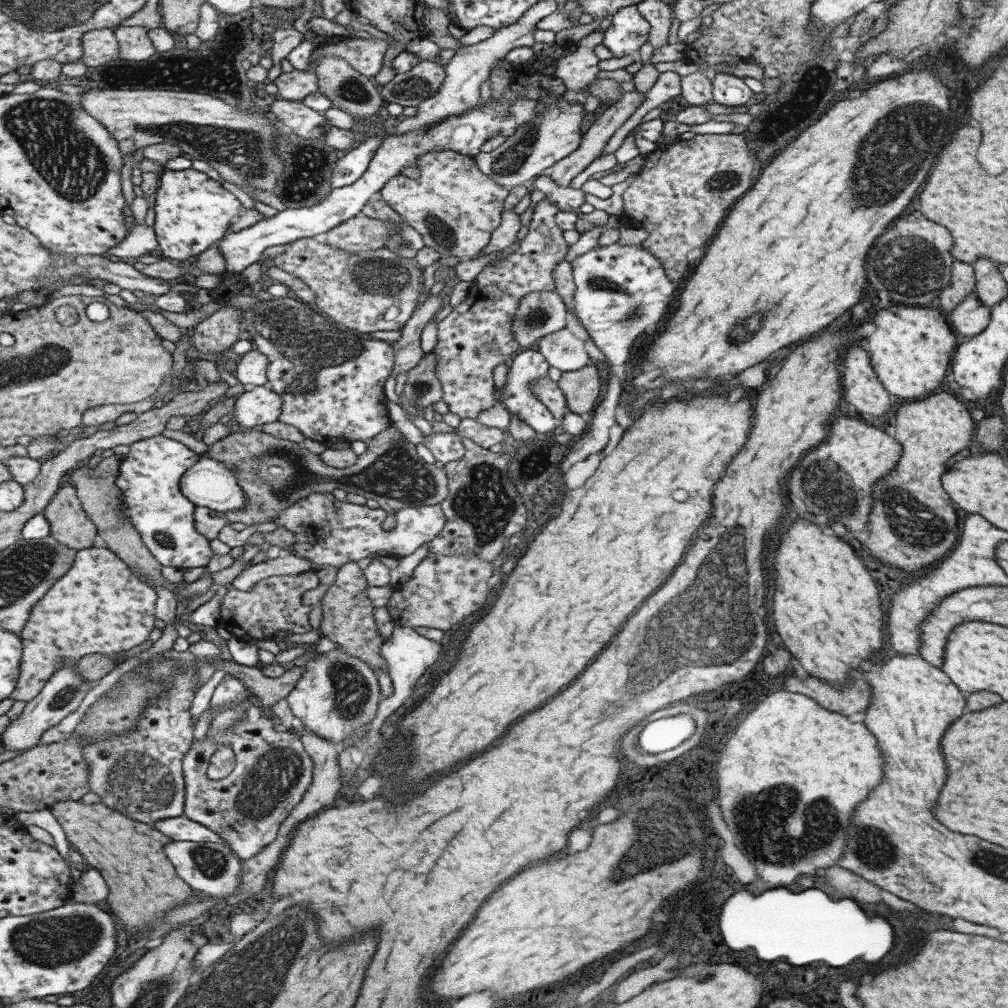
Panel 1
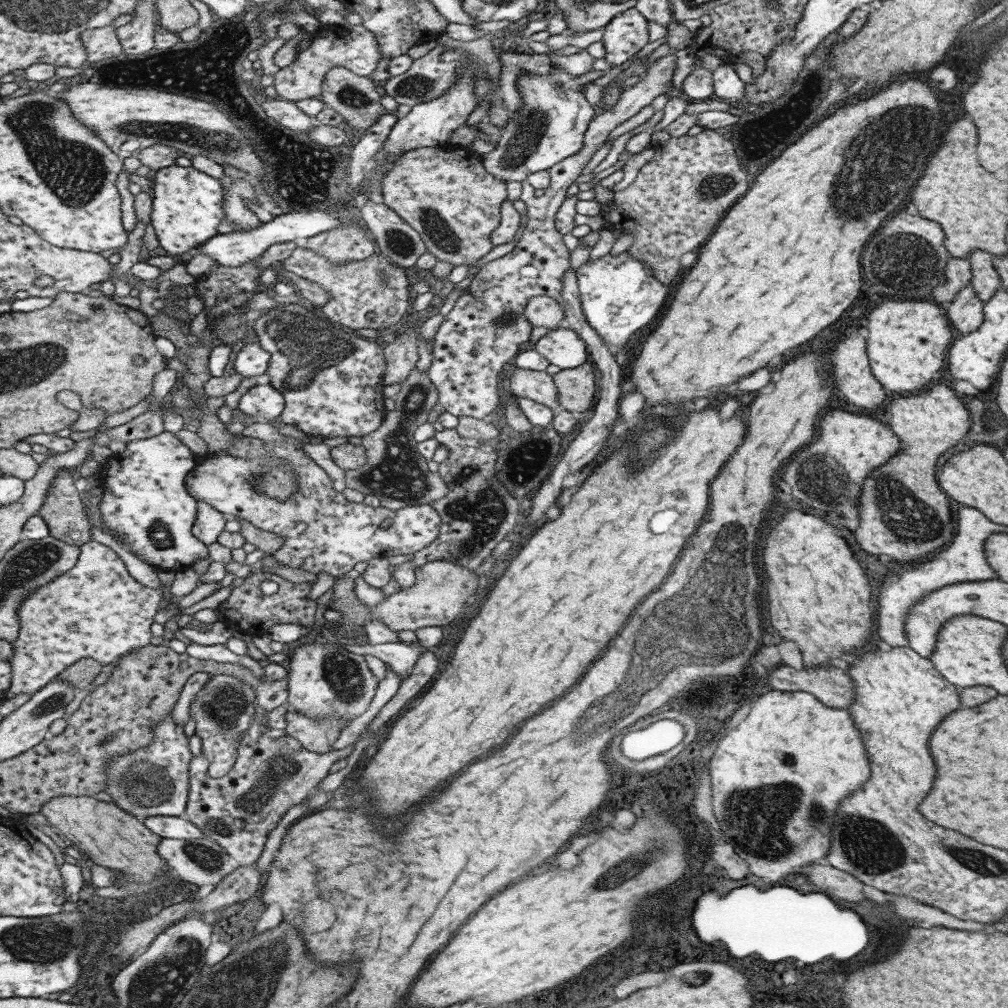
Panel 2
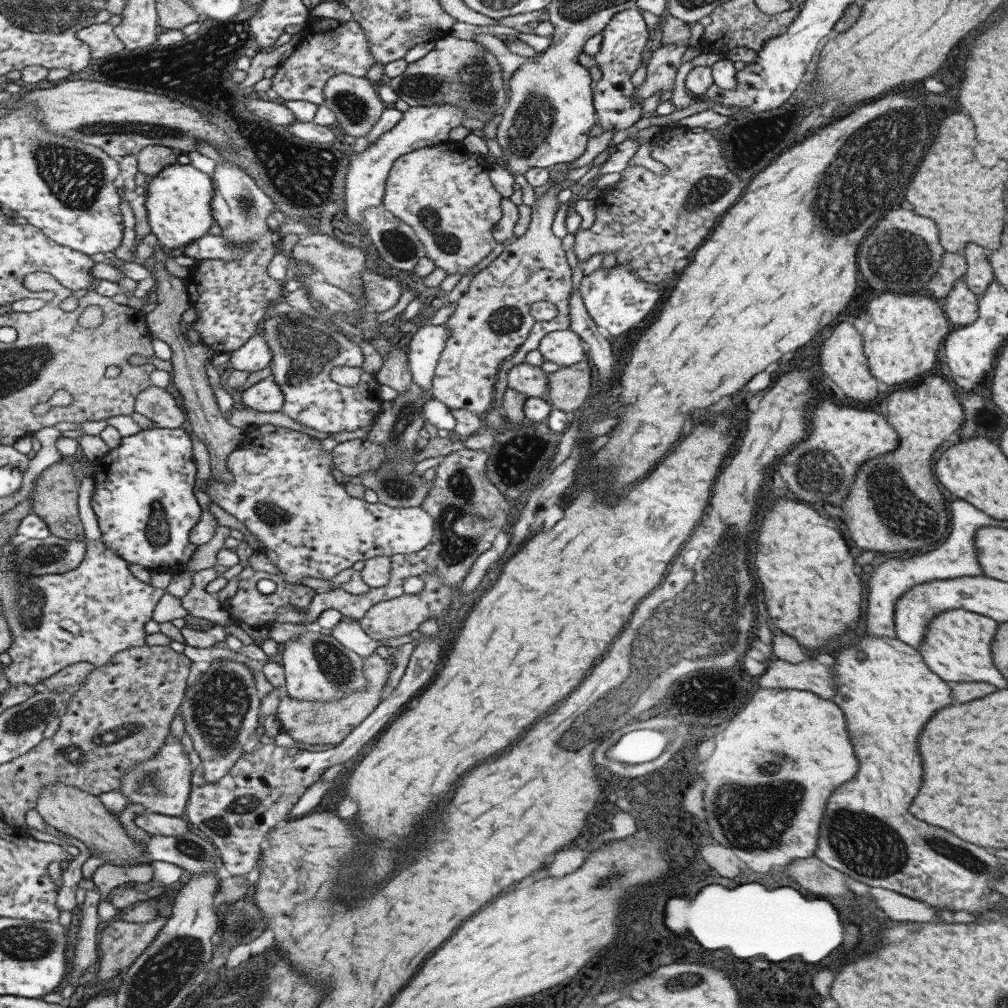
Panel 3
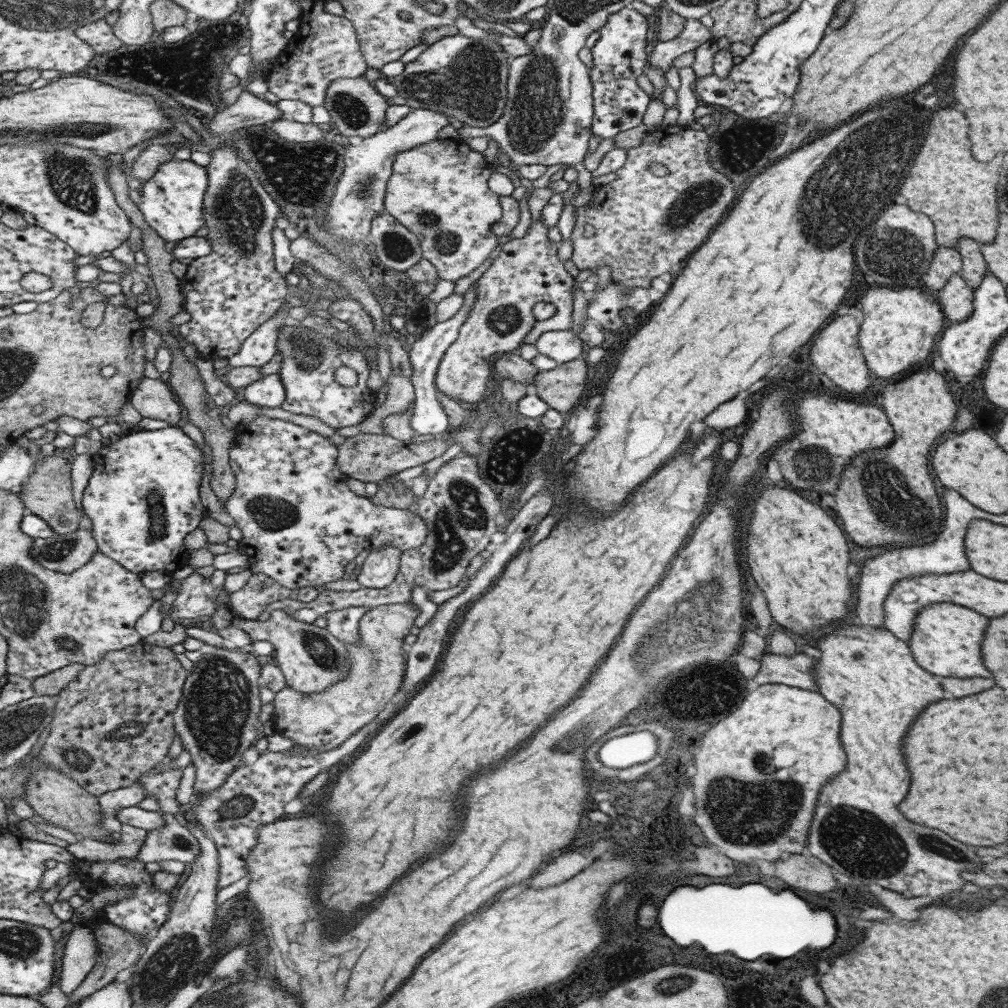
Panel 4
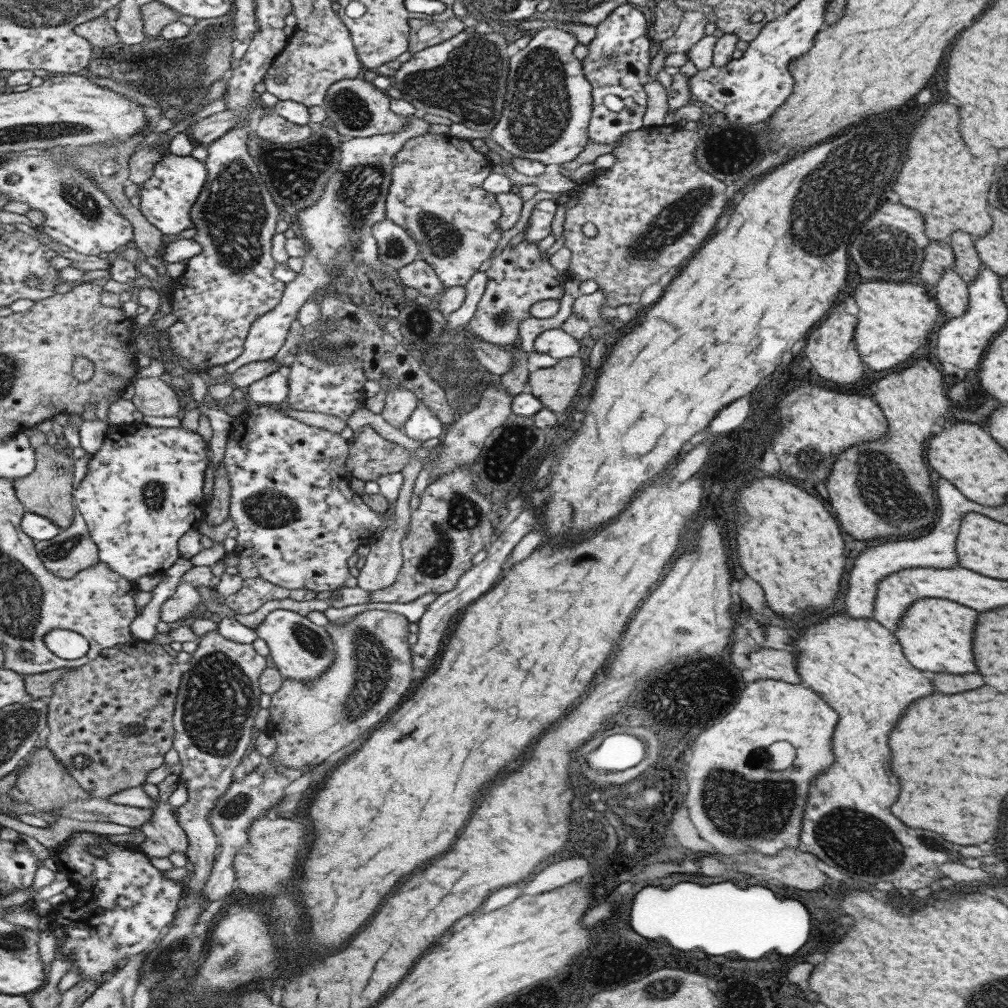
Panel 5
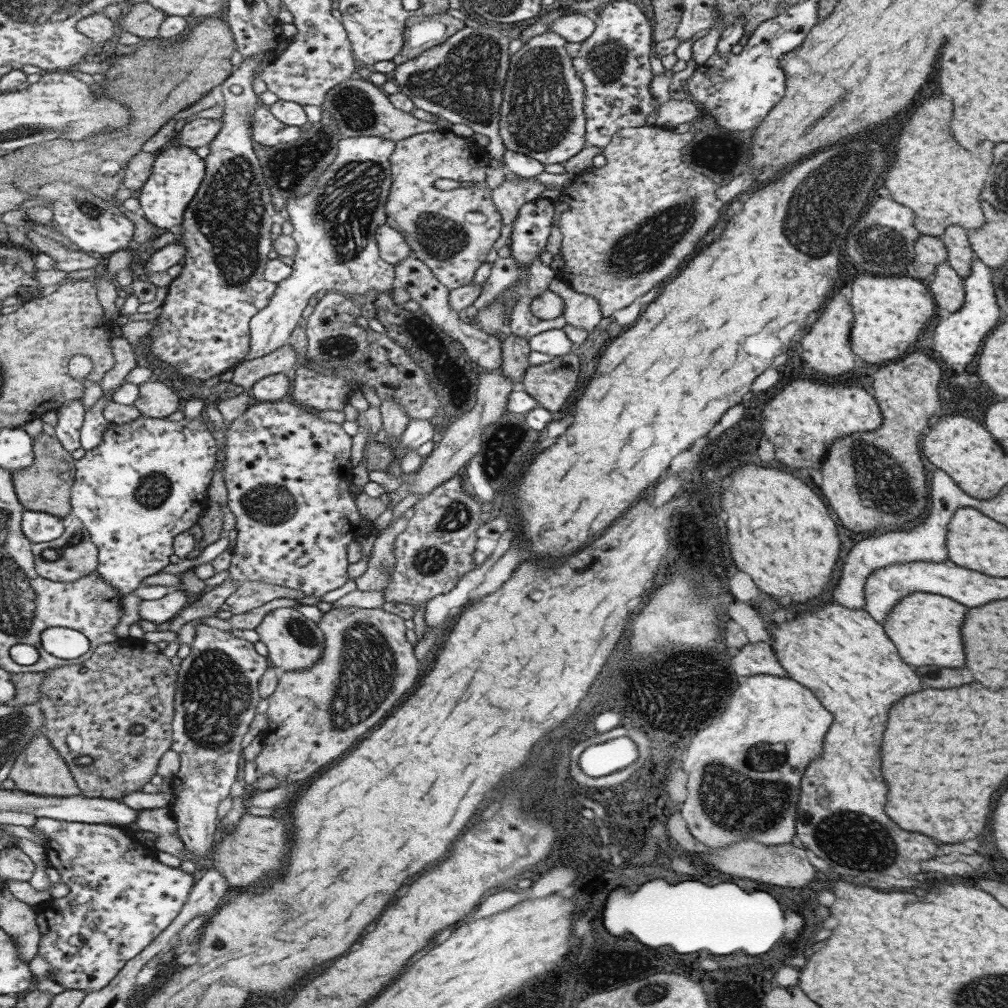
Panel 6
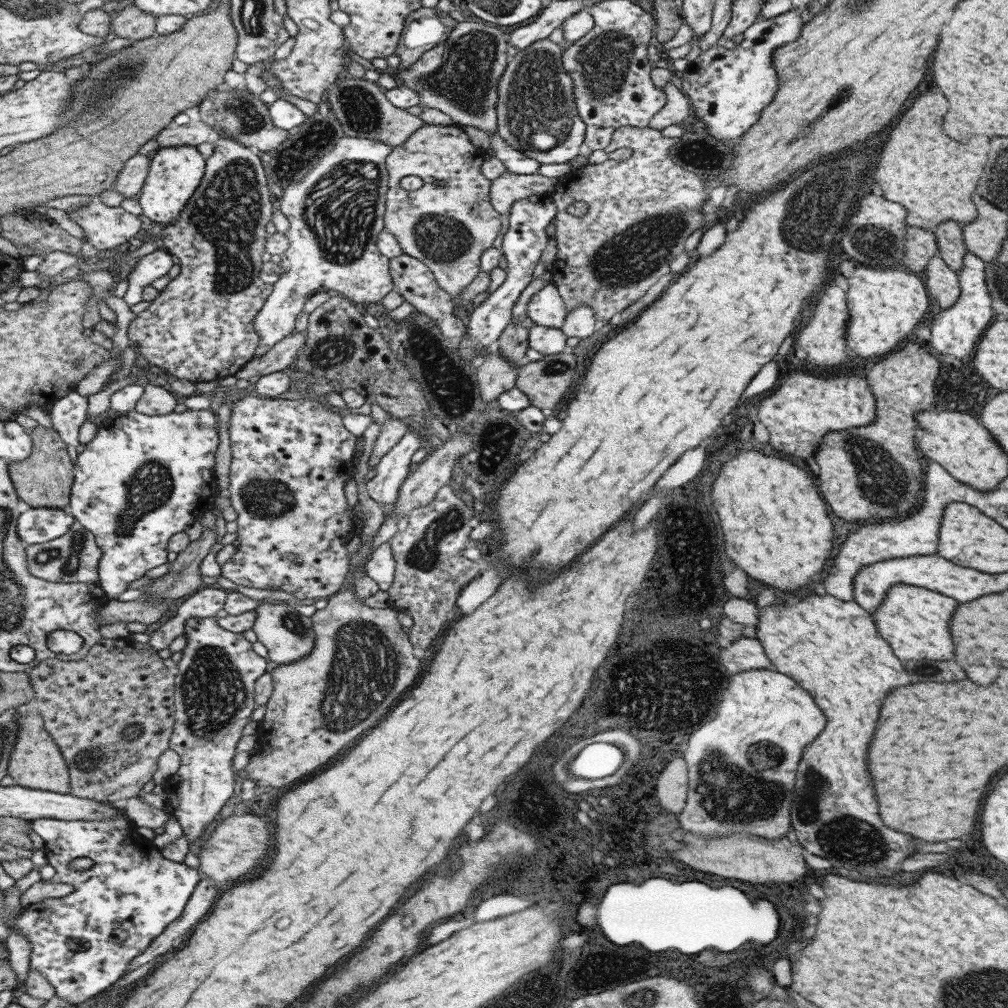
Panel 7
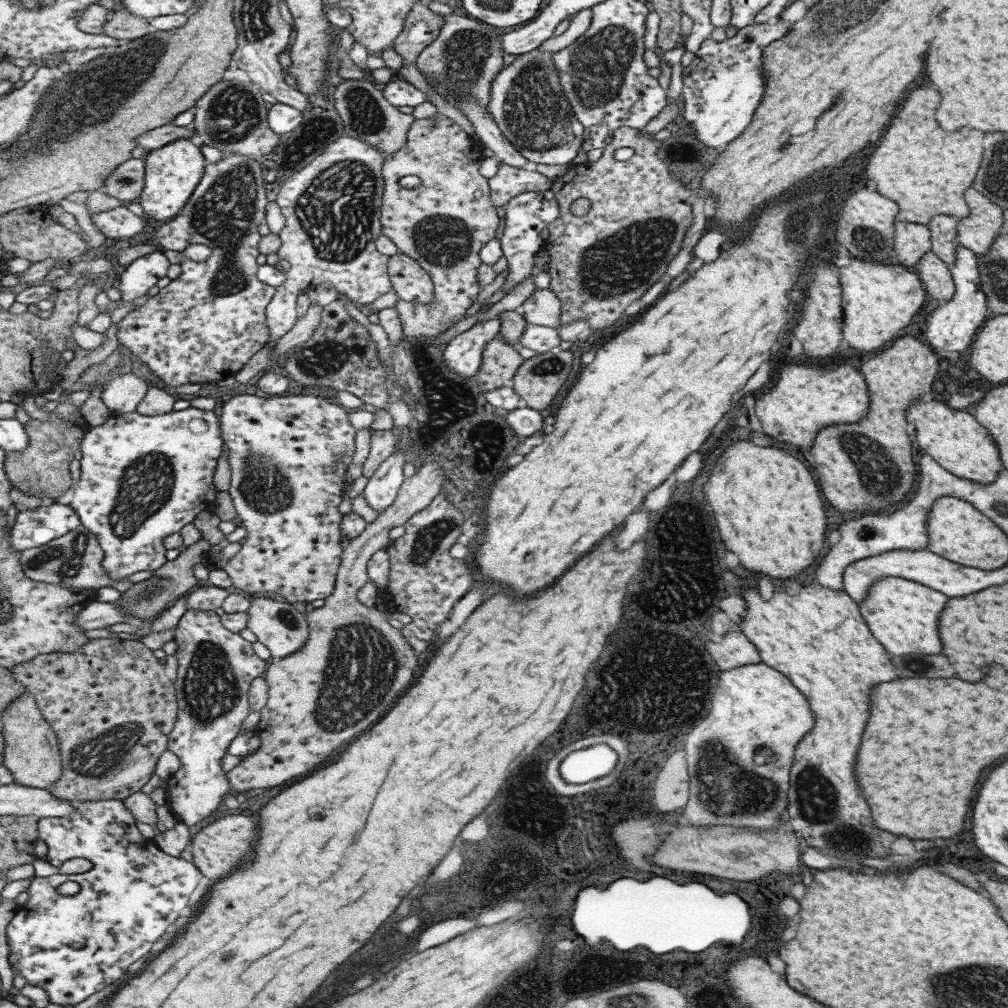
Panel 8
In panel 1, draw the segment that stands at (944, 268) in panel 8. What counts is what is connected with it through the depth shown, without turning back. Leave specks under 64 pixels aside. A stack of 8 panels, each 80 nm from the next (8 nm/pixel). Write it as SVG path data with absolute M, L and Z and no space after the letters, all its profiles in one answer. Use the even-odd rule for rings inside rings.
M973 290L950 310L951 324L960 336L974 337L988 326L989 311L987 306L980 303Z

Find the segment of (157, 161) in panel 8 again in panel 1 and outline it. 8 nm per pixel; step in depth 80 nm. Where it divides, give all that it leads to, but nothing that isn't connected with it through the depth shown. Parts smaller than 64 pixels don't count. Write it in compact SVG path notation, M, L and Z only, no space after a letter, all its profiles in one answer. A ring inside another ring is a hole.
M192 167L185 170L164 169L153 202L156 213L153 226L162 254L177 261L197 258L213 244L223 240L231 224L244 212L235 194L225 190L211 176Z

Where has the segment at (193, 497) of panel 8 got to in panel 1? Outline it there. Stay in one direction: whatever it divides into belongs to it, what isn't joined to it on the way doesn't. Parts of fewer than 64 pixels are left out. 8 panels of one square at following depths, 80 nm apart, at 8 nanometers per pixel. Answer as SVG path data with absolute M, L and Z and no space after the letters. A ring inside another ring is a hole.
M162 435L134 442L129 448L130 451L121 456L119 478L117 478L117 487L122 490L122 496L124 496L124 514L128 516L151 554L155 556L162 566L174 566L176 569L183 571L207 566L215 555L212 543L211 540L196 529L197 506L185 496L181 487L184 475L200 461L201 454L193 452L183 442Z

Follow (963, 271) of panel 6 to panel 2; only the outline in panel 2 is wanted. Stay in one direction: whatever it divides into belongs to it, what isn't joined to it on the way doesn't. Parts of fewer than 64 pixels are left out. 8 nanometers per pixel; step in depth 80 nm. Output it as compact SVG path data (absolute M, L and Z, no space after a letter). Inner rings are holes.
M981 250L969 252L970 287L981 302L991 298L997 289L1003 289L999 275L993 268L992 258L993 256Z

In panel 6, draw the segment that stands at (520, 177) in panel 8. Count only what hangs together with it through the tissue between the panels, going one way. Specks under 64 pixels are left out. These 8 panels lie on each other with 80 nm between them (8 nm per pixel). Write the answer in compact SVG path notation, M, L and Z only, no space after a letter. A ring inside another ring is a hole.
M528 178L523 181L504 179L498 187L490 190L490 196L500 215L501 224L511 225L518 214L517 210L534 200L543 192L543 188L541 183Z

